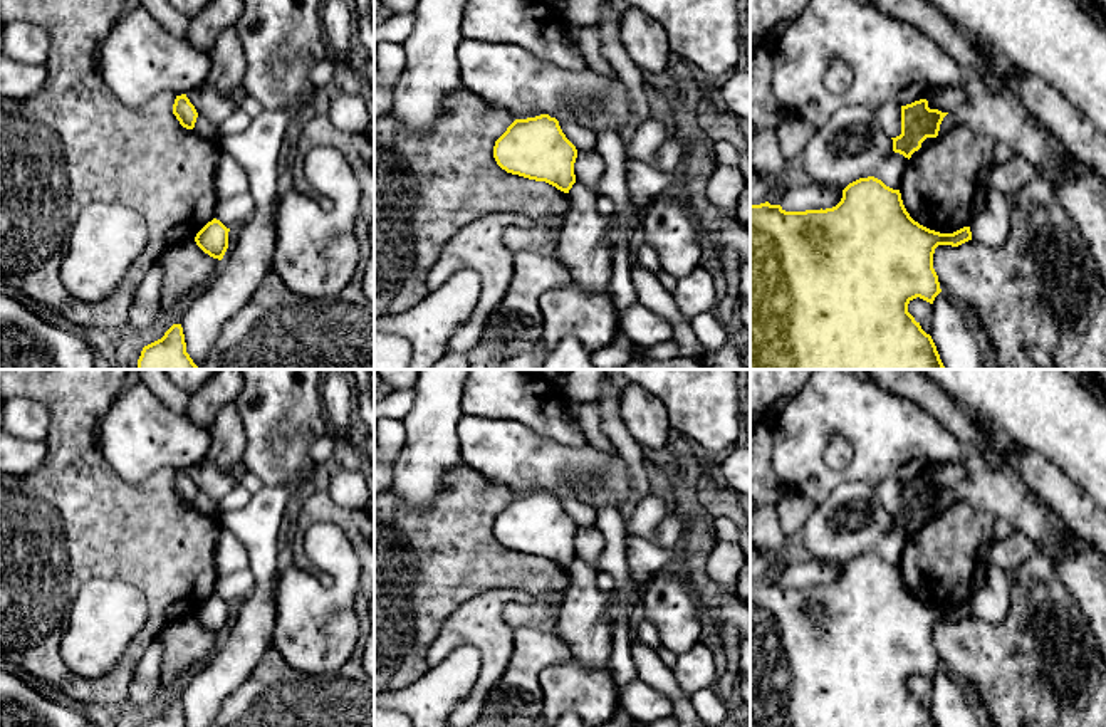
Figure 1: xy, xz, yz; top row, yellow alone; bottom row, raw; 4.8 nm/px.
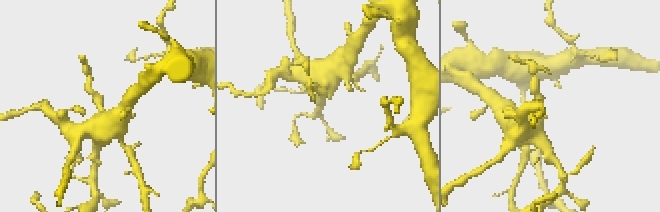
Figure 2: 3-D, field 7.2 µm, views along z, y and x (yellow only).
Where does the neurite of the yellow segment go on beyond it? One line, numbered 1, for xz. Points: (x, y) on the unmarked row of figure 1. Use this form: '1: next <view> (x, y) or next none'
1: next none

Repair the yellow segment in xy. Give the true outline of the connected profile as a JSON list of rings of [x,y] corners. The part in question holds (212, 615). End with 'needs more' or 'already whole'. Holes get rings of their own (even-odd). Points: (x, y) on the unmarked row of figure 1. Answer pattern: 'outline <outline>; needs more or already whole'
outline [[[213,594],[196,609],[195,618],[205,630],[222,636],[228,625],[228,608],[230,604]]]; already whole

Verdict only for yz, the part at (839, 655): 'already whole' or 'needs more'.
already whole

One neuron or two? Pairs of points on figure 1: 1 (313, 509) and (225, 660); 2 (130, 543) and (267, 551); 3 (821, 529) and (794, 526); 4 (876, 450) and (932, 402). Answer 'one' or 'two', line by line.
1: two
2: two
3: two
4: two

